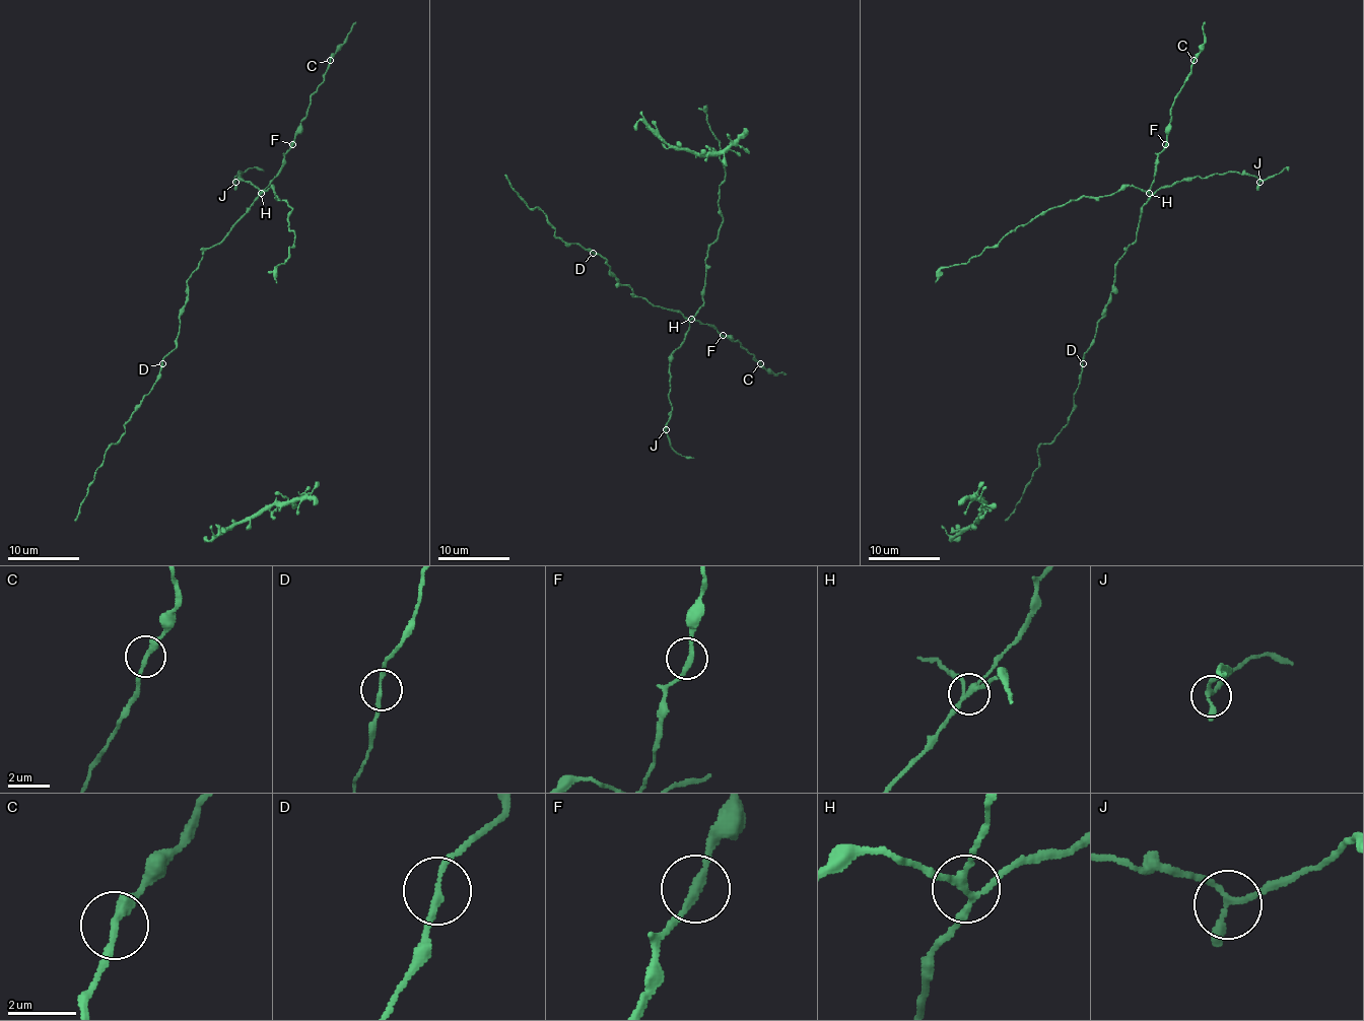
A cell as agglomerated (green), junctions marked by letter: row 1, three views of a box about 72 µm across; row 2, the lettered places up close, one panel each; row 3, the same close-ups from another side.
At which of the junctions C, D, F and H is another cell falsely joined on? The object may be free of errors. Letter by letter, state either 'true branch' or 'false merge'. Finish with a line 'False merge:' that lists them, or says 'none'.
C: true branch
D: true branch
F: true branch
H: false merge
False merge: H

